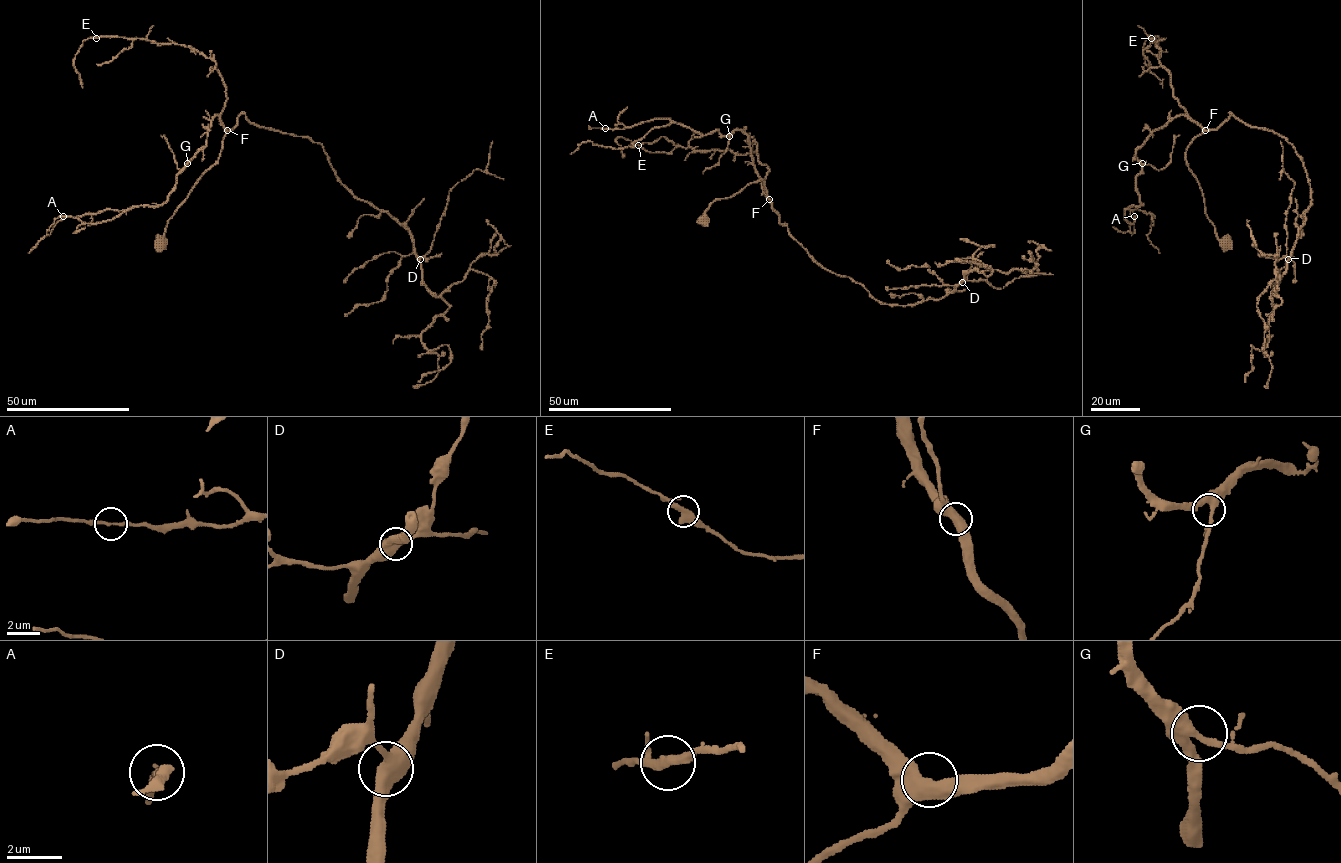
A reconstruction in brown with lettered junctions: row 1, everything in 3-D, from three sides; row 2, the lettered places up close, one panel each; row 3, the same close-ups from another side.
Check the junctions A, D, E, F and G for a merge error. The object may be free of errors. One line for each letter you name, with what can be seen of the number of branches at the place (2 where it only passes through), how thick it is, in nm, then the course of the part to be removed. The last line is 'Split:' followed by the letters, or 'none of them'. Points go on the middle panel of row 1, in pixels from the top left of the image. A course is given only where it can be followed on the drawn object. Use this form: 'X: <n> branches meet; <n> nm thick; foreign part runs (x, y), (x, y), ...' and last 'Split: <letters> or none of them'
Split: none of them

